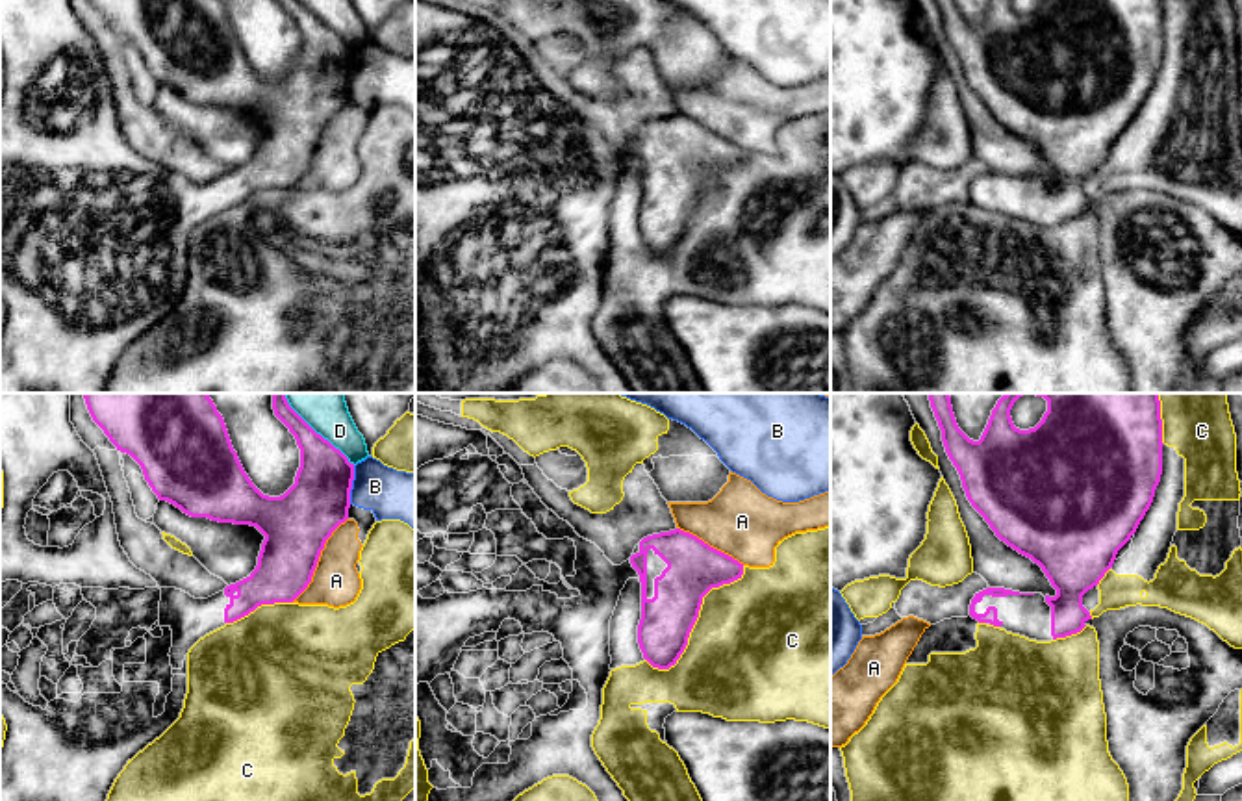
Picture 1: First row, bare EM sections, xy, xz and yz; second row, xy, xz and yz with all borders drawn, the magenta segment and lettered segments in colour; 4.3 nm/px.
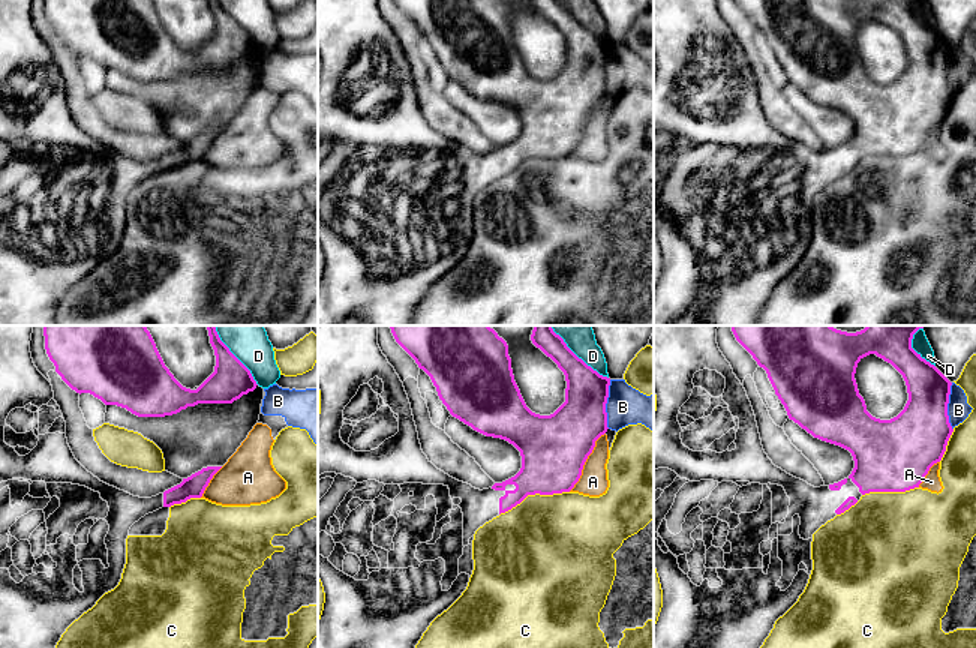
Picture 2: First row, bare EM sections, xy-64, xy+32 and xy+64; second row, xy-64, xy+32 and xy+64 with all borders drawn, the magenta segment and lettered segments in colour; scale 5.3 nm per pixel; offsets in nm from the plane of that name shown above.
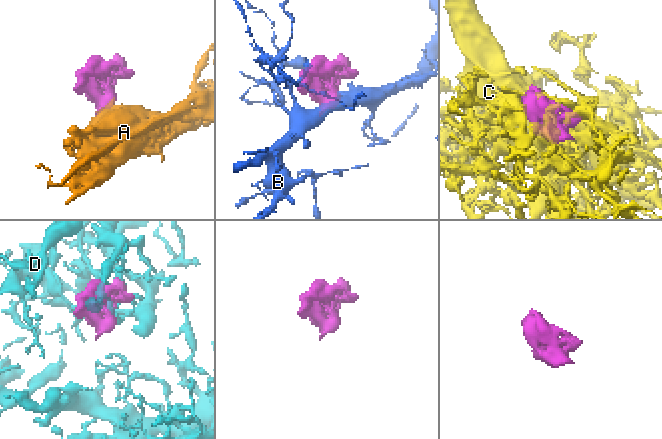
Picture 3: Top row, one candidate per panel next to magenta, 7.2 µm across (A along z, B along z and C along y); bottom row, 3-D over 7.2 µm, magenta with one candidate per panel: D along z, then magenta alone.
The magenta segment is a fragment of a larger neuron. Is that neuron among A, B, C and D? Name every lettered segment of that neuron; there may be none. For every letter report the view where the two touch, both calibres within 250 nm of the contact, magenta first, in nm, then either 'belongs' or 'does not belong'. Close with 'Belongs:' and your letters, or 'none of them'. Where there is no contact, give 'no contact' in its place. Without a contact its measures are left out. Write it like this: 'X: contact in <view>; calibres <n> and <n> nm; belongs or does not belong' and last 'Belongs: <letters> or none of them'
A: contact in xy; calibres 280 and 200 nm; does not belong
B: contact in xy; calibres 280 and 220 nm; does not belong
C: contact in xz; calibres 240 and 500 nm; does not belong
D: contact in xy; calibres 260 and 140 nm; does not belong
Belongs: none of them

